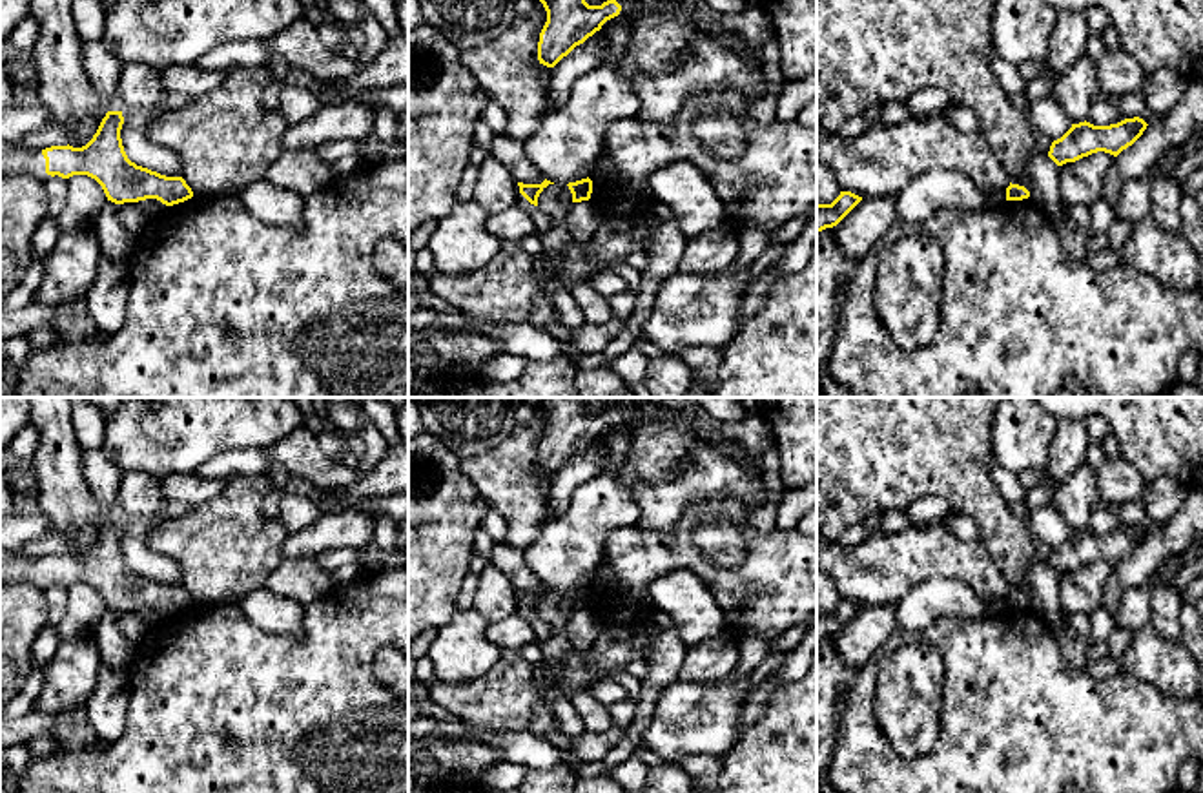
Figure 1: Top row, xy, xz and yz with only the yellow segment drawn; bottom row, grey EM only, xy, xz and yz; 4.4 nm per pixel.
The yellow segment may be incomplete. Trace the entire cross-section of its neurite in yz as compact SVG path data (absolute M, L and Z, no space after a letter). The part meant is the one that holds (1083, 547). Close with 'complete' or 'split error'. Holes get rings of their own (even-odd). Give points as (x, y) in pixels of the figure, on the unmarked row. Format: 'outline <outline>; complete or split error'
outline M1139 525L1125 527L1110 534L1094 534L1086 529L1072 532L1061 547L1052 551L1048 565L1057 574L1075 571L1097 560L1117 565L1143 543L1146 534Z; complete

